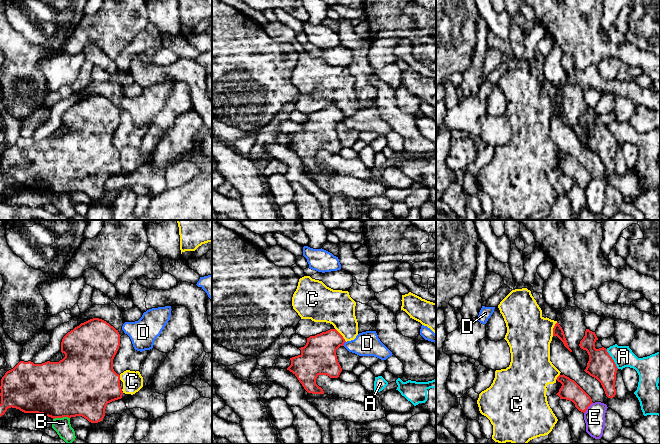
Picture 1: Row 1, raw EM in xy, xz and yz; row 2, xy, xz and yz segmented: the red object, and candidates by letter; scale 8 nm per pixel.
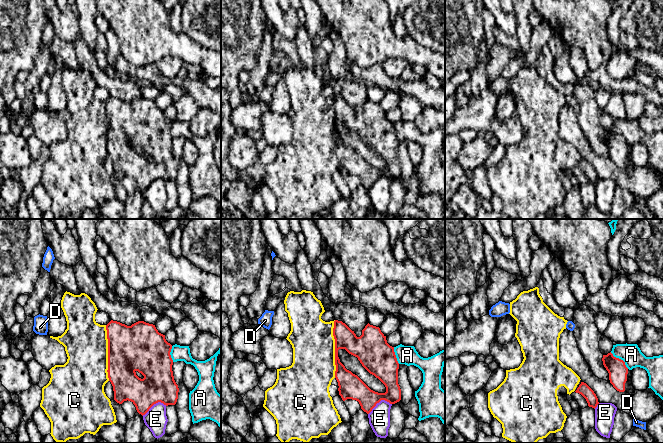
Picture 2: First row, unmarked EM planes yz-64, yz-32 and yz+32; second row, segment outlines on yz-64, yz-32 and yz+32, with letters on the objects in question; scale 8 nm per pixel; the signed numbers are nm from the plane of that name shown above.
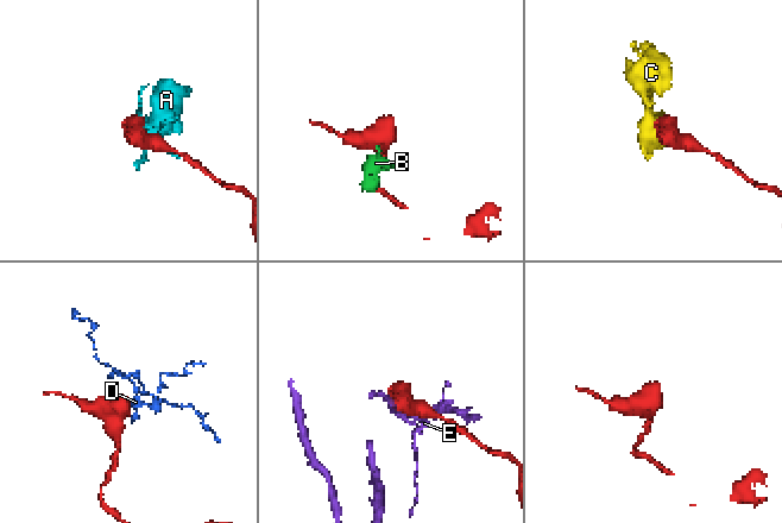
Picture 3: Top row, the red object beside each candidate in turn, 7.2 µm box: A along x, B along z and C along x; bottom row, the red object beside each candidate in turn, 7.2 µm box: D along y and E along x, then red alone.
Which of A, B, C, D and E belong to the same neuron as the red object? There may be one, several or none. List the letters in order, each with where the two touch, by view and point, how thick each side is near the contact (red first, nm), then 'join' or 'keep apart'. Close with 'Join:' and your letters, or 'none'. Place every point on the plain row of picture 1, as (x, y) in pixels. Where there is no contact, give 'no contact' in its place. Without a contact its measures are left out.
A: meets red in yz at (612, 135); 220 nm thick on the red side, 160 nm on the other; keep apart
B: meets red in xy at (61, 193); 460 nm thick on the red side, 140 nm on the other; keep apart
C: meets red in yz at (553, 105); 80 nm thick on the red side, 360 nm on the other; keep apart
D: meets red in xz at (344, 118); 280 nm thick on the red side, 190 nm on the other; keep apart
E: meets red in yz at (587, 184); 160 nm thick on the red side, 170 nm on the other; keep apart
Join: none

